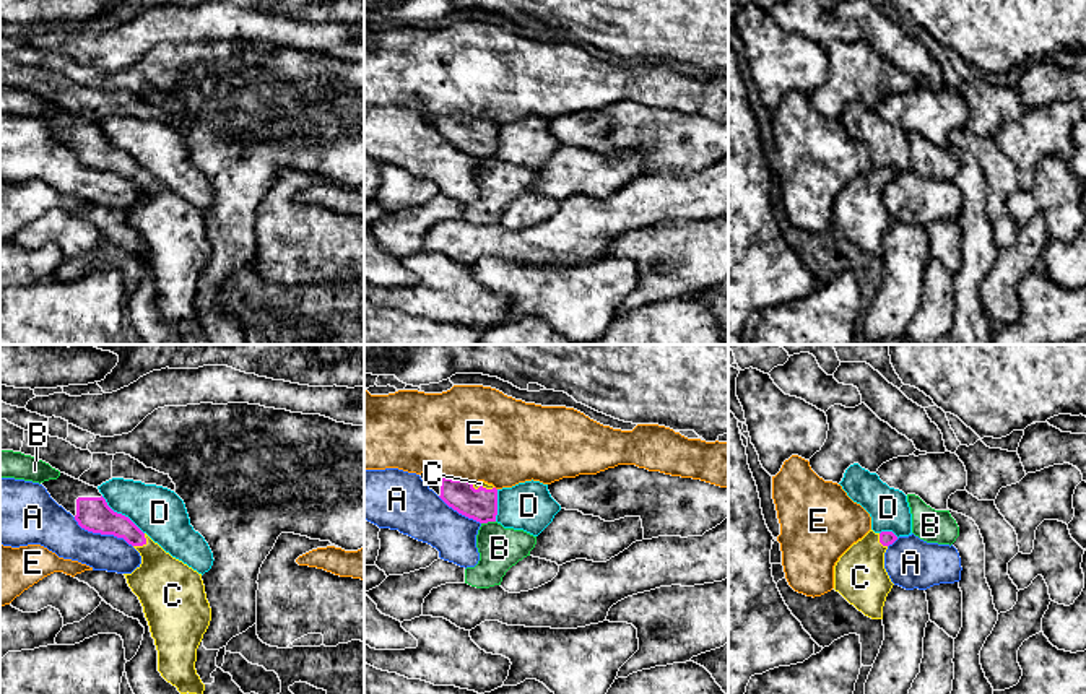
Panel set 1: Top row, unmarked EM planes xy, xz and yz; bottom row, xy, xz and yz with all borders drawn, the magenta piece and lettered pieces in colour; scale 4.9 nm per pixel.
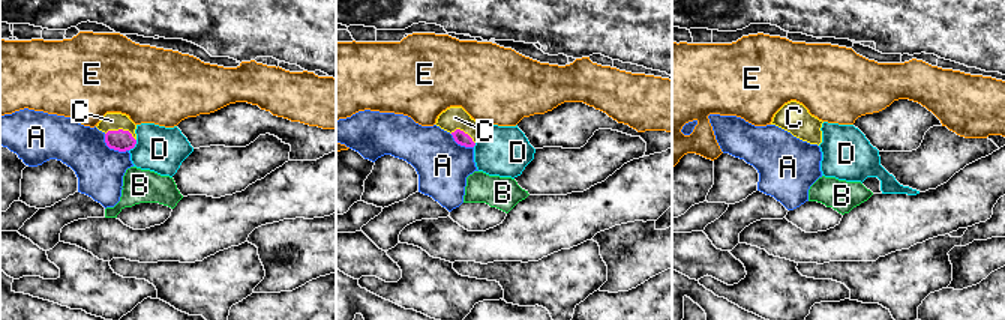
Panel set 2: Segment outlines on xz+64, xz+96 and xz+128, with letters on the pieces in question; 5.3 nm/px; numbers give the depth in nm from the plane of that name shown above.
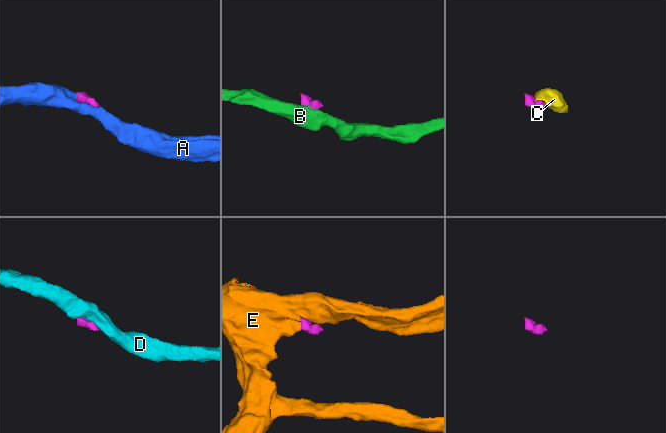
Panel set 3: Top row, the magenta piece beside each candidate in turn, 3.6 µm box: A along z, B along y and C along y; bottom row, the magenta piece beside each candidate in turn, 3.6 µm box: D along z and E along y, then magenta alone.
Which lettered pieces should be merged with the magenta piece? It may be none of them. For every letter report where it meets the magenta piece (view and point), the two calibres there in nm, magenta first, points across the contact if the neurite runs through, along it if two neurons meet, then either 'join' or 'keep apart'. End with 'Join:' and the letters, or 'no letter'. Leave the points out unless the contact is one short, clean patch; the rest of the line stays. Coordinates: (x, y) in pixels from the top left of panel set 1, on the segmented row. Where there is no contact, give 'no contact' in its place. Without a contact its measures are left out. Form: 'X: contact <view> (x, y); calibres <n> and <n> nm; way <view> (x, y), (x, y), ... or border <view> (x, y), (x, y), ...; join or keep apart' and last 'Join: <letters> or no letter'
A: contact xy (103, 533); calibres 170 and 200 nm; border xy (73, 517), (82, 527), (122, 537), (132, 546); keep apart
B: contact xz (488, 520); calibres 160 and 220 nm; border xz (495, 520), (482, 524); keep apart
C: contact xy (143, 543); calibres 140 and 300 nm; way xy (101, 519), (124, 527), (143, 543), (166, 587); join
D: contact xy (121, 514); calibres 170 and 240 nm; keep apart
E: contact xz (457, 480); calibres 160 and 480 nm; border xz (441, 478), (467, 478), (473, 483); keep apart
Join: C

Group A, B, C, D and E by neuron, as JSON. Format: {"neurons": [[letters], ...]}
{"neurons": [["A"], ["B"], ["C"], ["D"], ["E"]]}

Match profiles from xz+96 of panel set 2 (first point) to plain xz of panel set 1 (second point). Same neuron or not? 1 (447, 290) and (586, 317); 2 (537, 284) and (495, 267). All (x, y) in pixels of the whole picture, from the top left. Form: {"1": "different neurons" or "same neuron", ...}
{"1": "different neurons", "2": "same neuron"}

